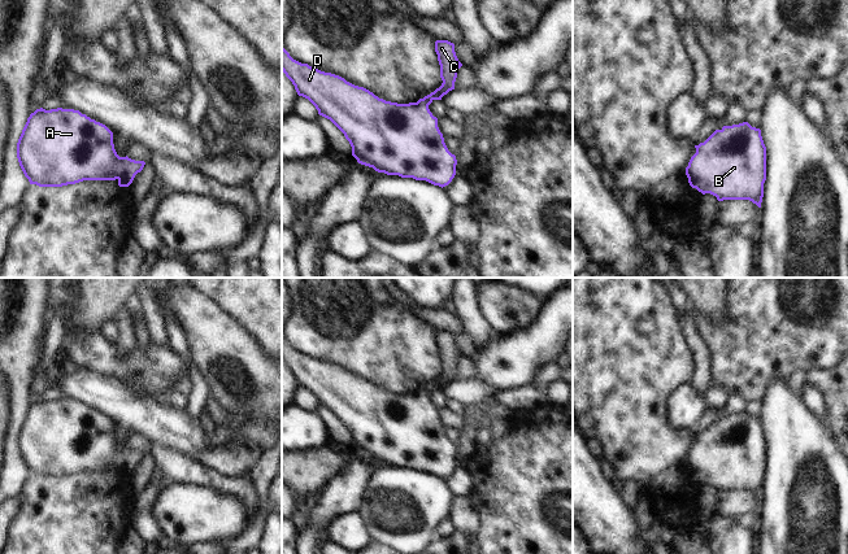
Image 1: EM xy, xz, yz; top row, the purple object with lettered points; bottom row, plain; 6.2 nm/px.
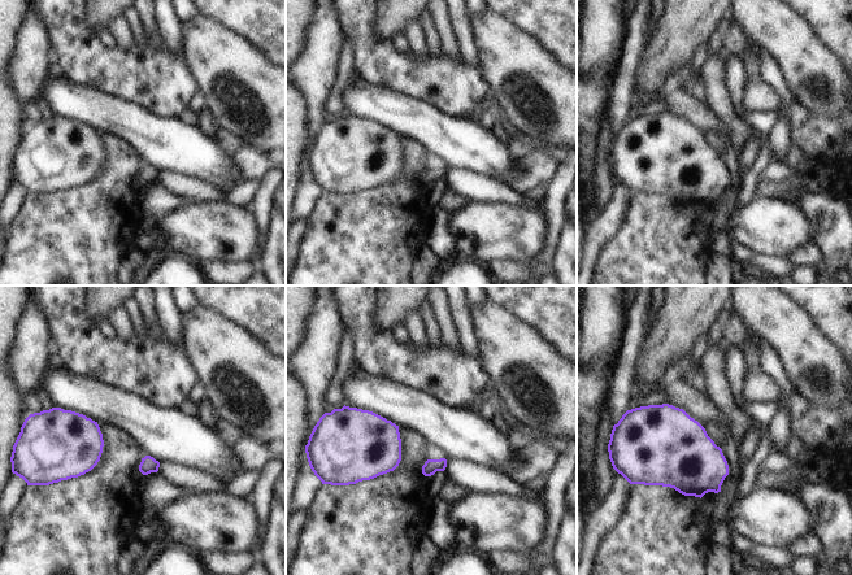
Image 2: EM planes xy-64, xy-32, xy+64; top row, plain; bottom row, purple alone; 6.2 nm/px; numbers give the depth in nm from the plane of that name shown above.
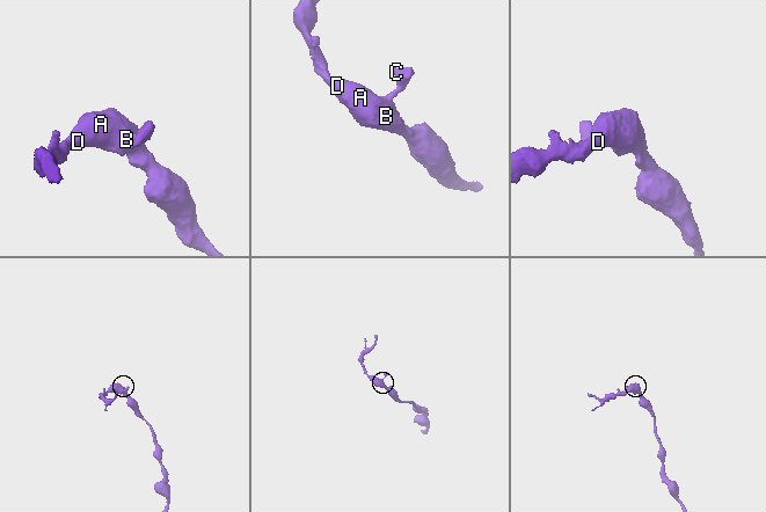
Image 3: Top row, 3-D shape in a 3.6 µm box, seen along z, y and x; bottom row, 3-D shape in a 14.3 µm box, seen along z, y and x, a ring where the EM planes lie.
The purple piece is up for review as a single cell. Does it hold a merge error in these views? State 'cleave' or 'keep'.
keep

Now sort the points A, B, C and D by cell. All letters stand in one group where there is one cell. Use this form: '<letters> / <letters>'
A B C D

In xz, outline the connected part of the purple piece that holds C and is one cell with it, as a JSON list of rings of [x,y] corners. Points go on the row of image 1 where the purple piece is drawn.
[[[436,40],[435,52],[443,83],[430,95],[409,104],[386,101],[339,75],[301,64],[290,56],[283,44],[282,71],[295,86],[297,95],[308,99],[319,115],[330,119],[344,134],[352,147],[352,156],[358,163],[373,167],[378,173],[426,180],[443,188],[455,178],[457,160],[448,151],[438,127],[438,118],[432,115],[429,105],[455,90],[457,71],[462,64],[456,56],[455,44],[448,40]]]

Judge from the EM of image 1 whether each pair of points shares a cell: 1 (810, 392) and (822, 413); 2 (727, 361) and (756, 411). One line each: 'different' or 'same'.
1: same
2: different

